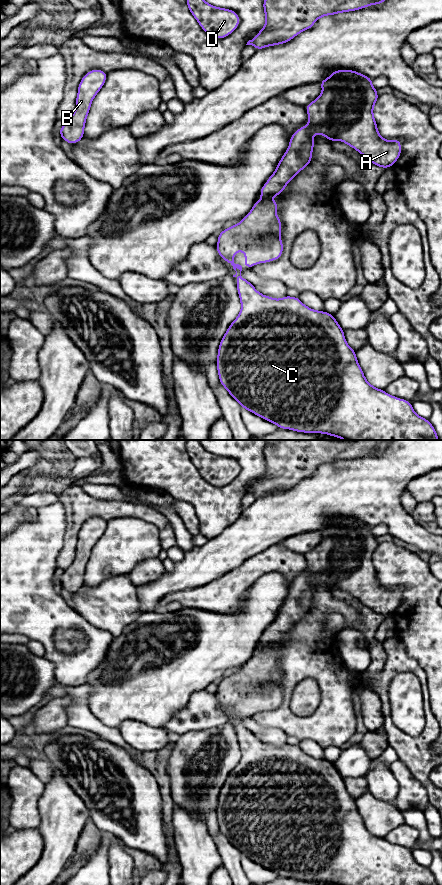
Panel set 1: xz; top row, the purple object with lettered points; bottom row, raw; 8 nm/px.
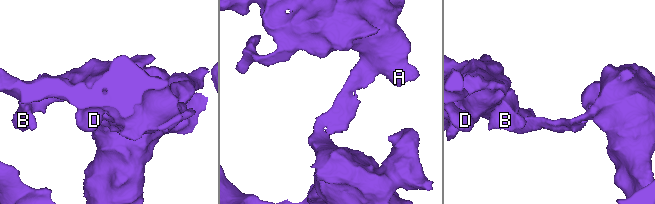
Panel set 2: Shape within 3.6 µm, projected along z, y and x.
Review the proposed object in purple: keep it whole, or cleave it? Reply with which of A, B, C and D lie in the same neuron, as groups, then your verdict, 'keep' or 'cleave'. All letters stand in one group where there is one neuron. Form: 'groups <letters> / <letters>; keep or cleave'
groups A B C D; keep

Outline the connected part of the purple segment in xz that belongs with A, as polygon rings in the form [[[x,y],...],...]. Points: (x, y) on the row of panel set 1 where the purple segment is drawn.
[[[336,70],[333,71],[327,79],[320,81],[319,84],[323,88],[322,93],[313,102],[305,106],[309,117],[309,123],[306,126],[299,128],[291,135],[287,151],[280,159],[274,173],[268,178],[268,181],[260,190],[260,195],[262,197],[261,200],[259,202],[254,202],[251,211],[241,220],[240,223],[226,228],[217,235],[219,242],[215,246],[219,256],[223,258],[227,263],[231,264],[233,266],[233,269],[236,271],[236,274],[233,275],[233,277],[237,278],[236,286],[242,306],[237,318],[230,324],[219,344],[216,366],[218,369],[220,384],[225,387],[229,394],[242,406],[243,409],[247,409],[253,414],[276,424],[279,429],[290,429],[295,432],[304,433],[322,433],[331,435],[333,437],[342,438],[344,440],[439,440],[433,425],[429,420],[420,417],[414,412],[412,403],[410,401],[391,396],[384,390],[373,387],[366,380],[364,373],[358,364],[356,351],[354,351],[347,344],[344,337],[344,330],[339,326],[338,322],[334,318],[334,315],[325,311],[313,310],[304,305],[298,297],[291,297],[286,295],[282,299],[274,299],[272,297],[259,293],[249,281],[245,280],[241,276],[242,266],[235,264],[233,261],[233,257],[238,250],[242,251],[245,255],[246,268],[252,268],[258,263],[268,263],[272,260],[275,261],[281,257],[283,253],[283,243],[280,236],[282,224],[280,218],[274,213],[279,209],[279,205],[275,203],[271,199],[271,197],[281,194],[285,190],[286,184],[291,181],[301,170],[303,170],[310,164],[312,160],[313,147],[315,145],[313,138],[314,132],[317,134],[322,134],[330,142],[333,142],[334,140],[340,140],[346,143],[348,146],[351,146],[352,148],[357,150],[362,156],[369,159],[372,164],[382,167],[383,169],[392,167],[401,155],[402,141],[400,139],[385,140],[379,135],[377,123],[373,115],[373,107],[377,102],[379,95],[377,94],[377,89],[372,86],[372,78],[369,78],[366,75],[353,70]]]

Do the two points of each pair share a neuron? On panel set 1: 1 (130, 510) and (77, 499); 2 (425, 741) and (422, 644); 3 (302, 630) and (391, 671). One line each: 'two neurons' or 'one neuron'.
1: one neuron
2: two neurons
3: two neurons

